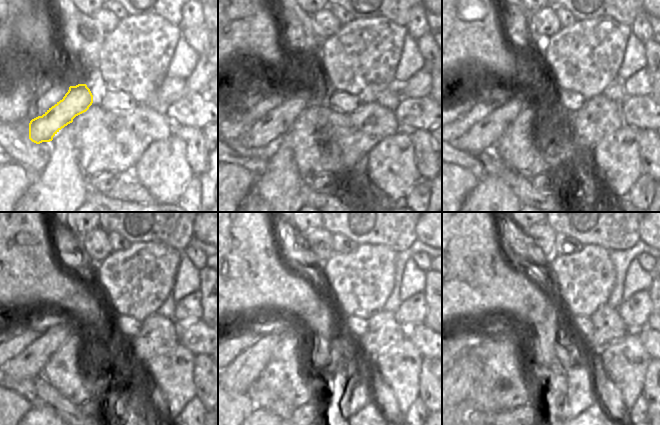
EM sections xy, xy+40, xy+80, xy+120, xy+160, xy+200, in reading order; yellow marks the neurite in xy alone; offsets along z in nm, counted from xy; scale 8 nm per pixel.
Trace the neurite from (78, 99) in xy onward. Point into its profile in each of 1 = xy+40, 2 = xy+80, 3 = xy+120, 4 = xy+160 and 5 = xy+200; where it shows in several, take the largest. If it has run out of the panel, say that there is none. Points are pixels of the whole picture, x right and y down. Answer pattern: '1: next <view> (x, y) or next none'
1: next xy+40 (267, 131)
2: next xy+80 (483, 135)
3: next xy+120 (28, 364)
4: next xy+160 (245, 369)
5: next xy+200 (462, 375)

